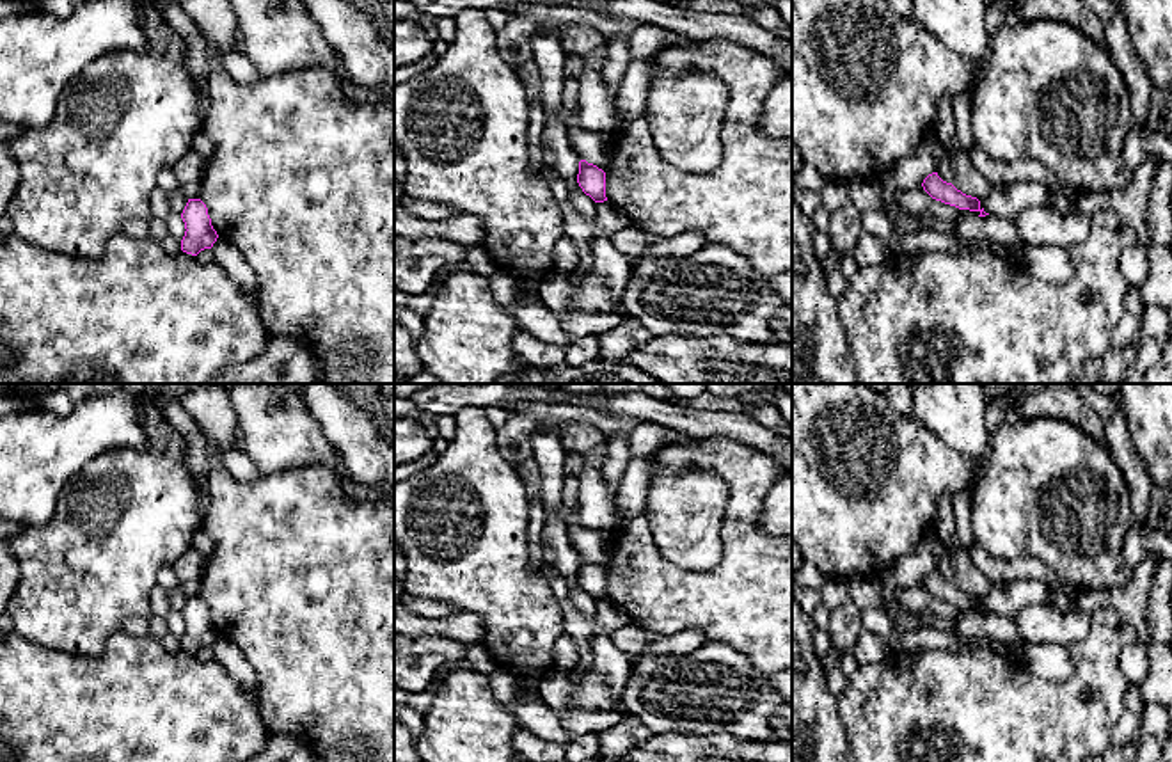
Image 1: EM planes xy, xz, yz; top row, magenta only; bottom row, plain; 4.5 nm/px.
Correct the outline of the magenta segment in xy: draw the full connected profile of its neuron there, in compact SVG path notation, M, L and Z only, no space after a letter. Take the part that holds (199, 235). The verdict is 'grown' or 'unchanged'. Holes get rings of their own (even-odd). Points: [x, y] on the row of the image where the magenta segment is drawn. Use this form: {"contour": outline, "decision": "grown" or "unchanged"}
{"contour": "M188 199L181 218L185 222L185 236L181 250L197 256L204 249L211 249L218 234L211 226L208 208L201 199Z", "decision": "unchanged"}

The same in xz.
{"contour": "M586 160L579 162L577 183L586 195L595 202L607 201L606 197L606 172Z", "decision": "unchanged"}

